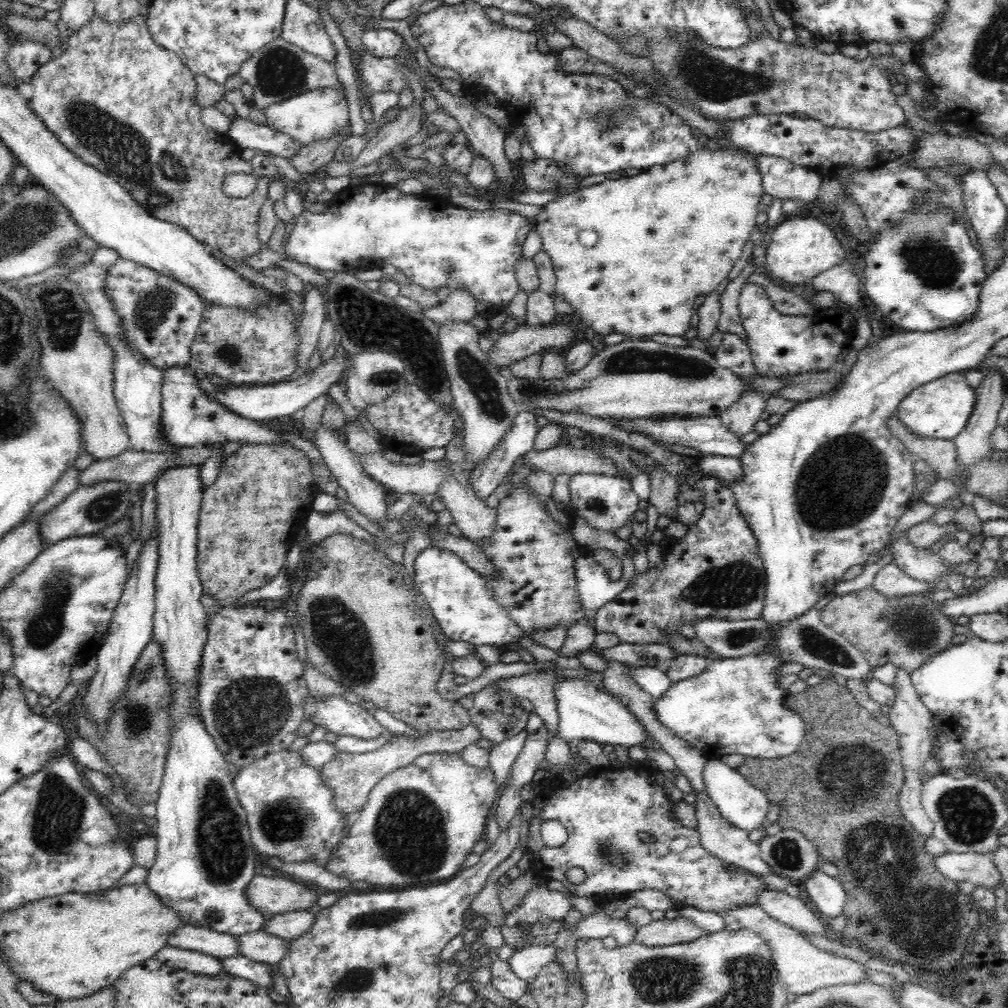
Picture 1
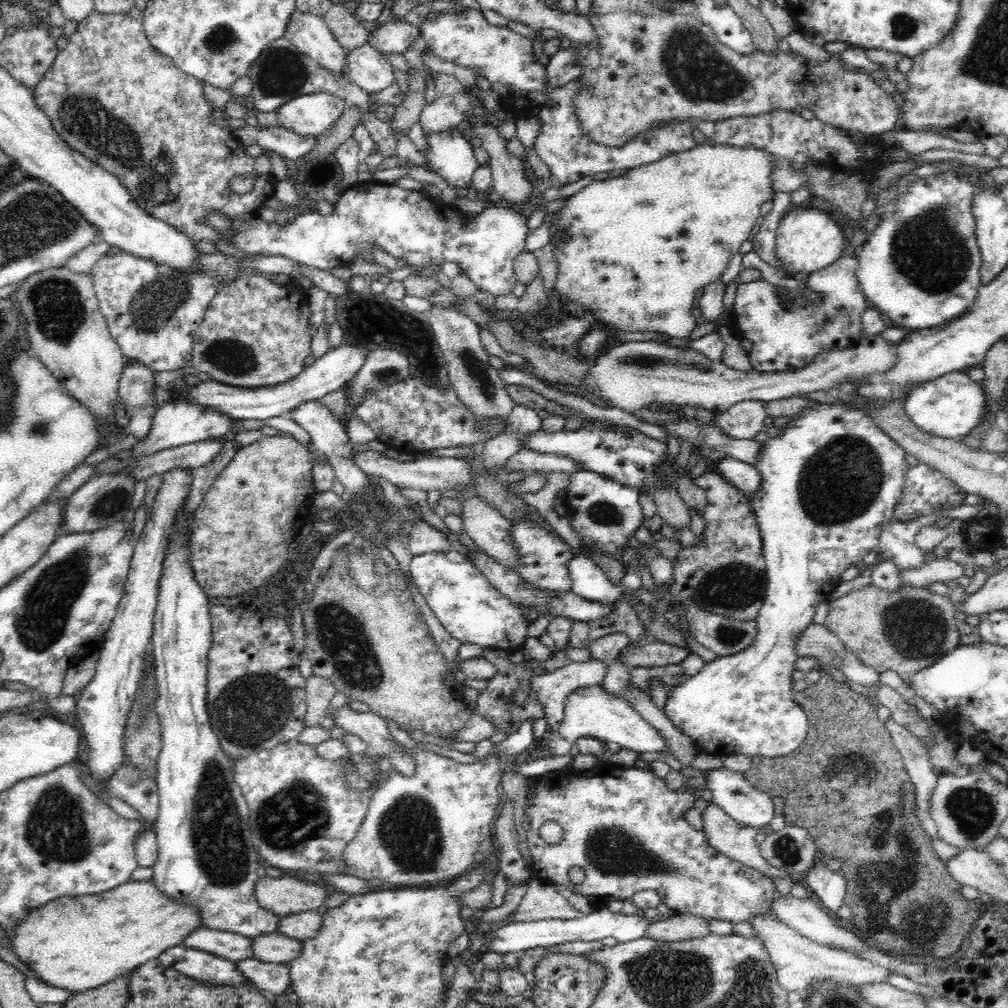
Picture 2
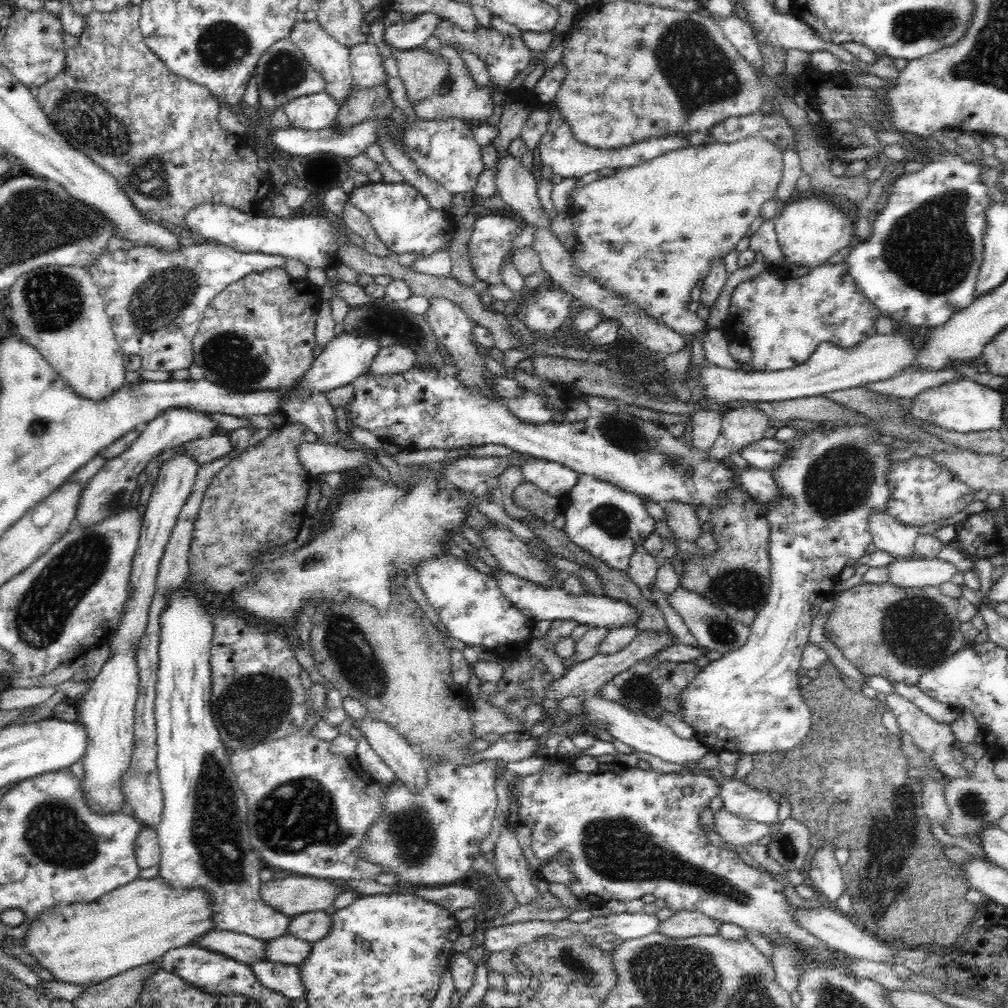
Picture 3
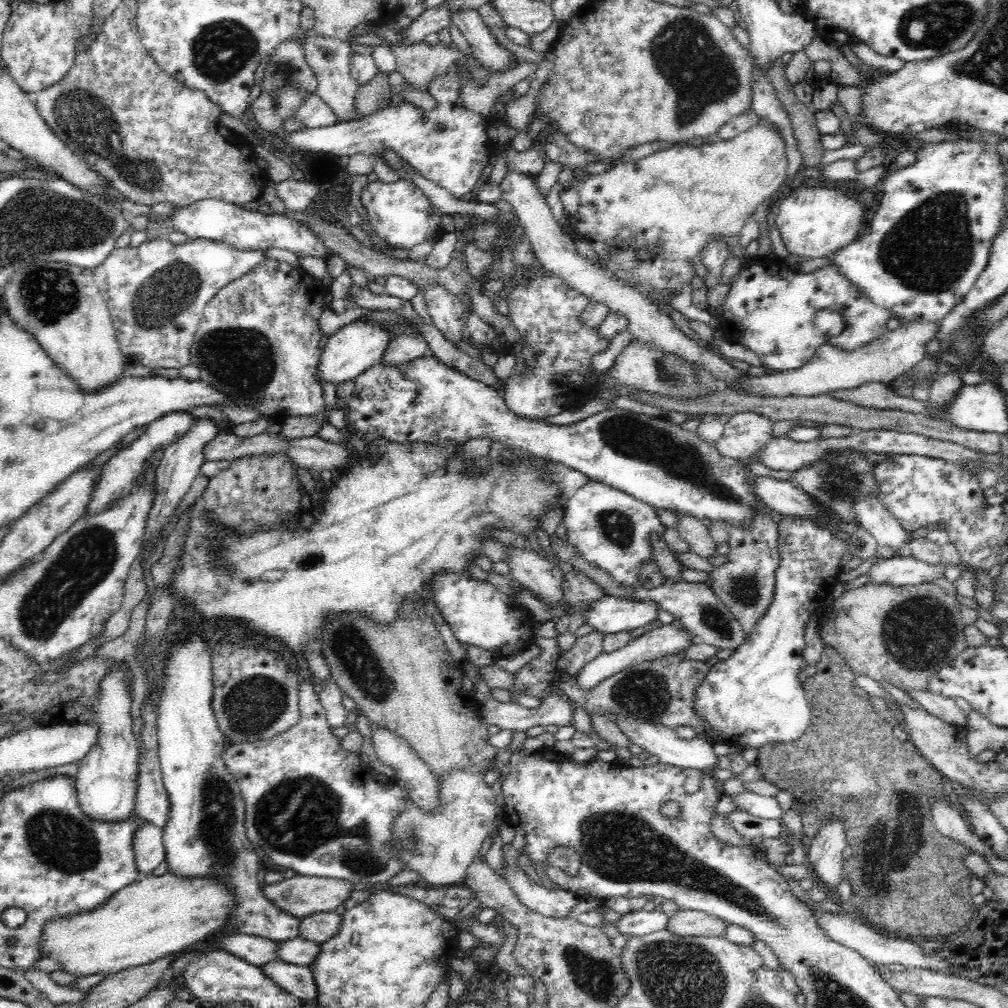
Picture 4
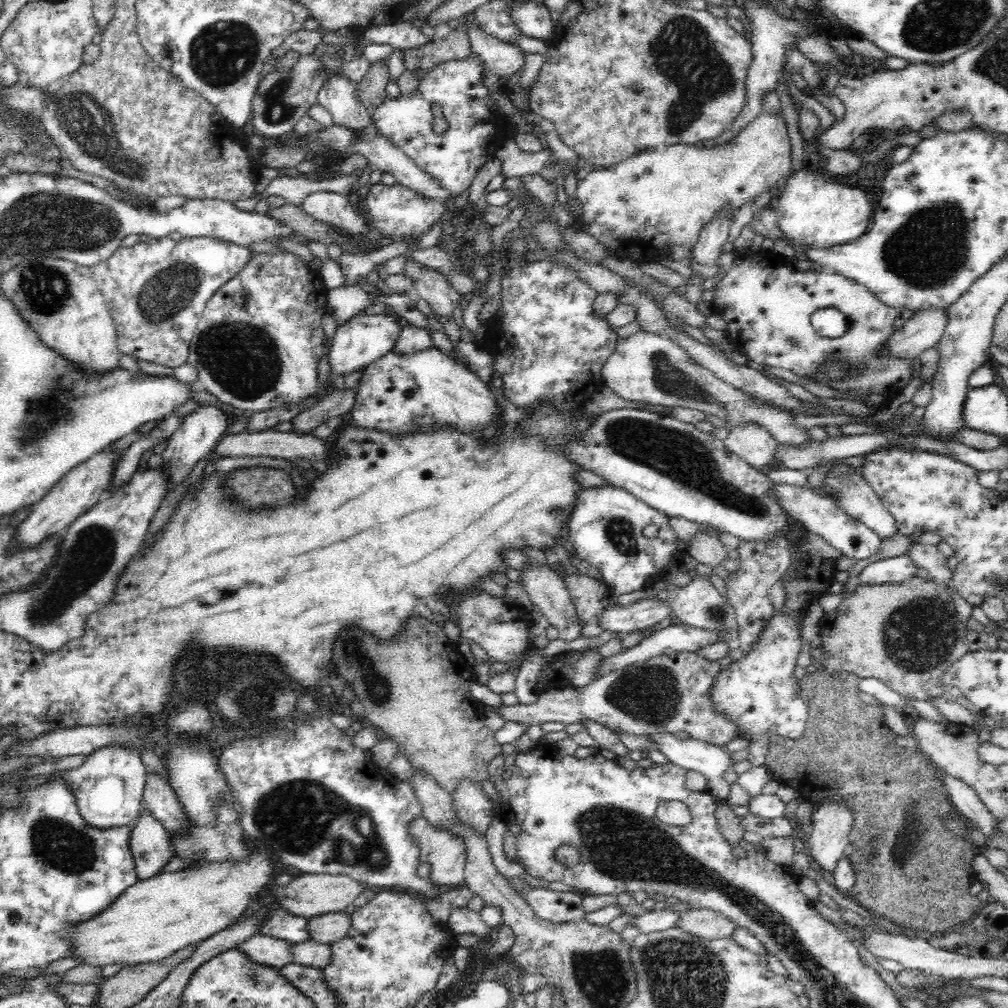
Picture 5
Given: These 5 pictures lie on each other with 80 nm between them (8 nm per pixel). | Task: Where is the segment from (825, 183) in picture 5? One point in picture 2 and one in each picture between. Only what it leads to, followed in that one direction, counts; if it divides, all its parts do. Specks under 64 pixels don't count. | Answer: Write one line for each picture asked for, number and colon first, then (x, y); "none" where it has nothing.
2: (807, 240)
3: (809, 231)
4: (814, 222)

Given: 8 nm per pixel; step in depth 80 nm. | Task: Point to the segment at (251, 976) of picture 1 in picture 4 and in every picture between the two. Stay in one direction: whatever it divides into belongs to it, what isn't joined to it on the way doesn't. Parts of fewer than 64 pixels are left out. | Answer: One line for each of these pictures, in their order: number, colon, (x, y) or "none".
2: (272, 978)
3: (283, 979)
4: (295, 979)

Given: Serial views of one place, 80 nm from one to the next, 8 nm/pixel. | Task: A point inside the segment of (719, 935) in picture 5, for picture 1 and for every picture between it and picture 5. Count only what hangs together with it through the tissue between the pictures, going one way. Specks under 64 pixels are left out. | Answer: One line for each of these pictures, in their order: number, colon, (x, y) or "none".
1: (661, 933)
2: (681, 926)
3: (684, 924)
4: (684, 923)

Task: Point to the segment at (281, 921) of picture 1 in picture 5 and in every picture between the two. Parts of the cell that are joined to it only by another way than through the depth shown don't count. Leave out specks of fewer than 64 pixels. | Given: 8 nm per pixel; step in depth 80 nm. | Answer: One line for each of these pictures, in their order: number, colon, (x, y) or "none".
2: (300, 926)
3: (311, 926)
4: (317, 928)
5: (328, 928)

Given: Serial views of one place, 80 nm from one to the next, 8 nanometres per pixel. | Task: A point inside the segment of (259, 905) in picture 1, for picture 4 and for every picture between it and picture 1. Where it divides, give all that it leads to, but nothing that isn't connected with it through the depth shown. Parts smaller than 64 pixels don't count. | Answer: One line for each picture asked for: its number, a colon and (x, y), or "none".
2: (283, 896)
3: (292, 896)
4: (300, 896)

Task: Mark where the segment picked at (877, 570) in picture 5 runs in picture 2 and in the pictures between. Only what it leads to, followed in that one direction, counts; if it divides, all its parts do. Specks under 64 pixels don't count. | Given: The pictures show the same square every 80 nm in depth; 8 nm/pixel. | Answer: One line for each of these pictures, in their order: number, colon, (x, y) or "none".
2: (941, 571)
3: (914, 573)
4: (898, 571)

